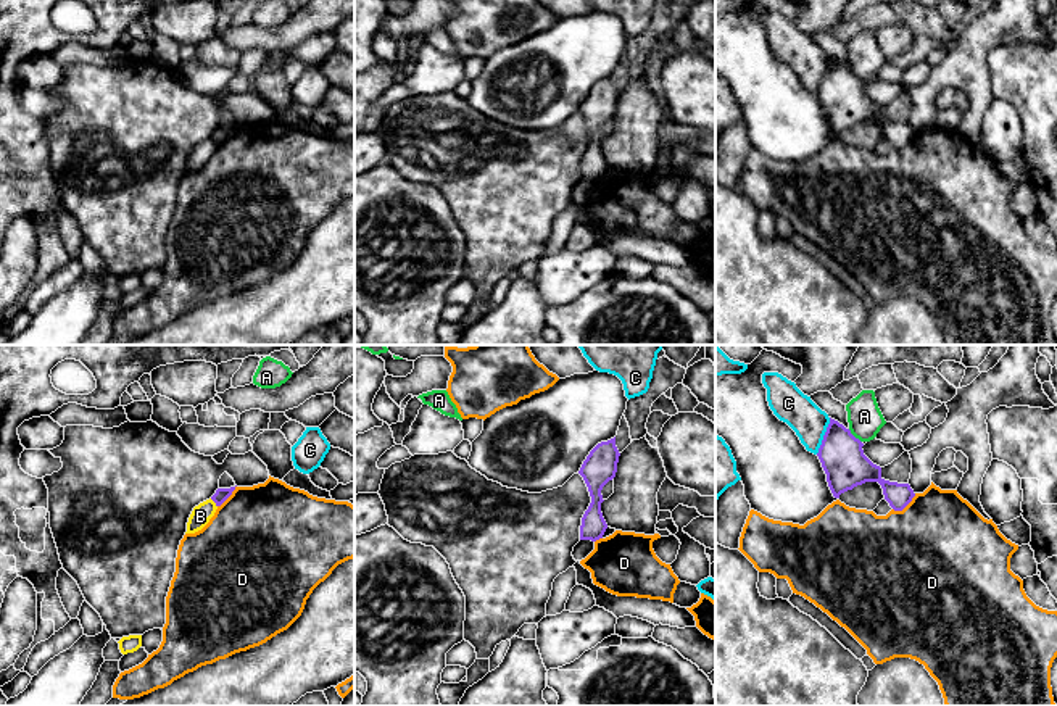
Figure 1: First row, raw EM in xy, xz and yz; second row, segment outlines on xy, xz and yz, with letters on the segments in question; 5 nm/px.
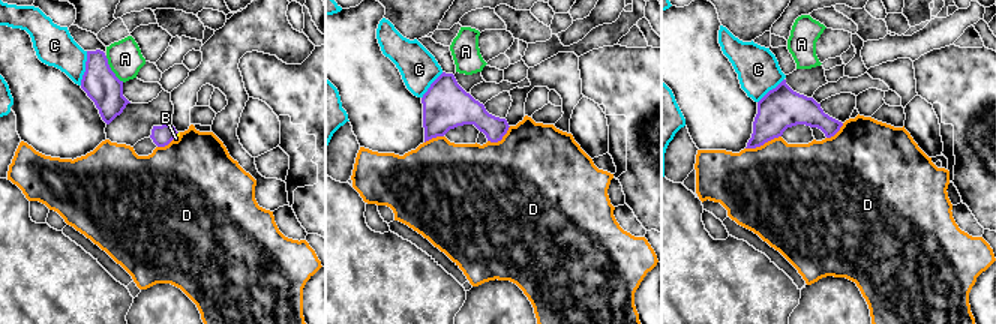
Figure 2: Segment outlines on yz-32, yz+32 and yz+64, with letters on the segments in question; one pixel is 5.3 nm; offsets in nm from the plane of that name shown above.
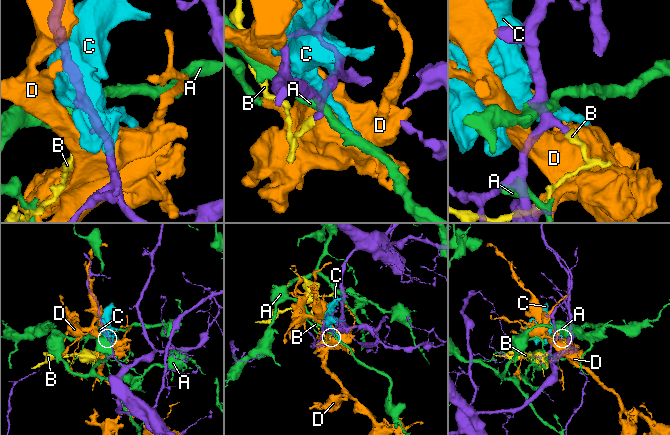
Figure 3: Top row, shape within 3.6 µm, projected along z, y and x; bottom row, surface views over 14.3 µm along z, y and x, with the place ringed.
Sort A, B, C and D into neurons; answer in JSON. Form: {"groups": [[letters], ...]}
{"groups": [["A"], ["B"], ["C"], ["D"]]}

